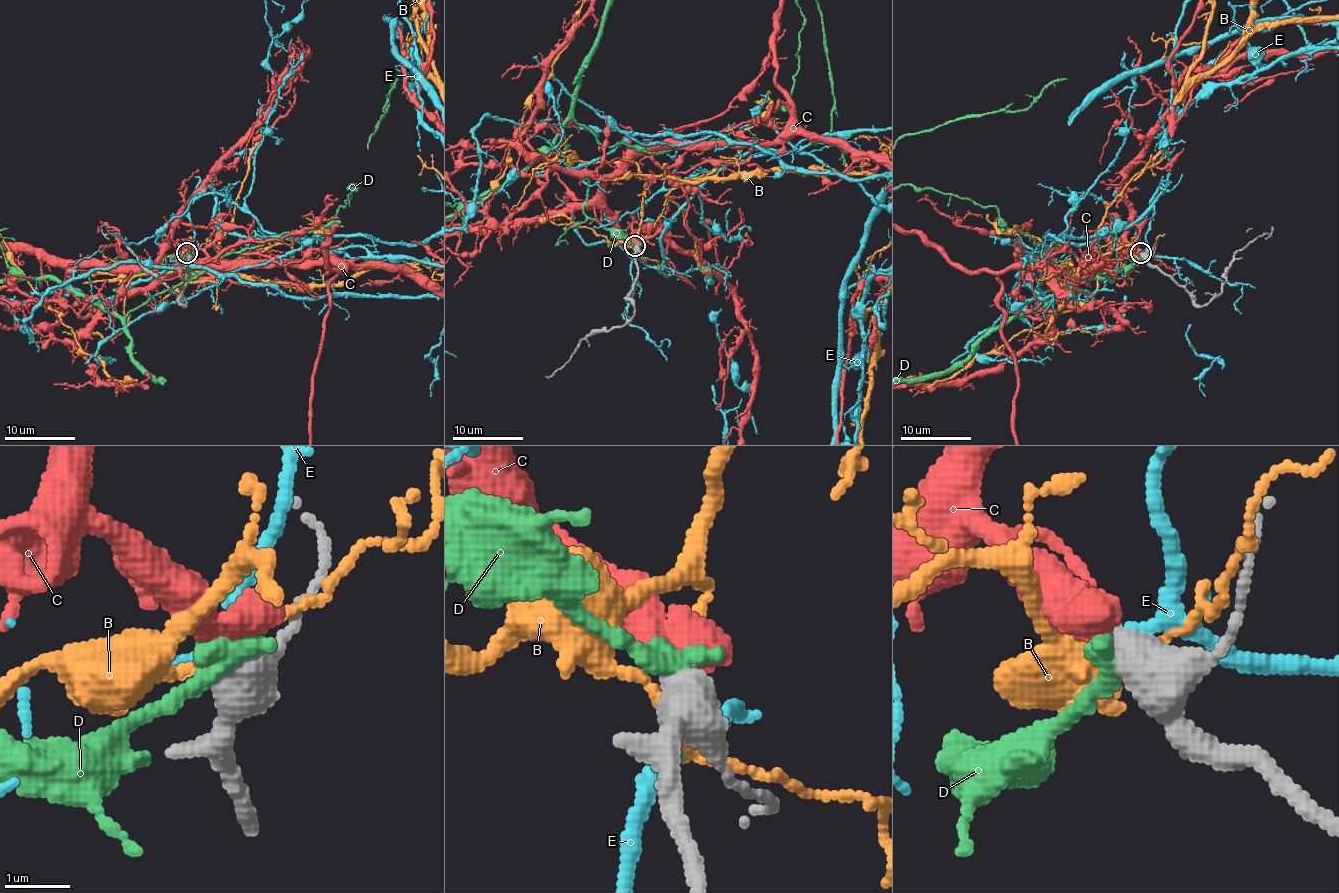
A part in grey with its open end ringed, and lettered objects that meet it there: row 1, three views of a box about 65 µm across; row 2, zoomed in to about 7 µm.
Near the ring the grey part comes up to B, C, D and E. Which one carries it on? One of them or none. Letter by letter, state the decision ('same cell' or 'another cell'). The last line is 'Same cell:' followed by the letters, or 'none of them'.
B: another cell
C: same cell
D: another cell
E: another cell
Same cell: C

